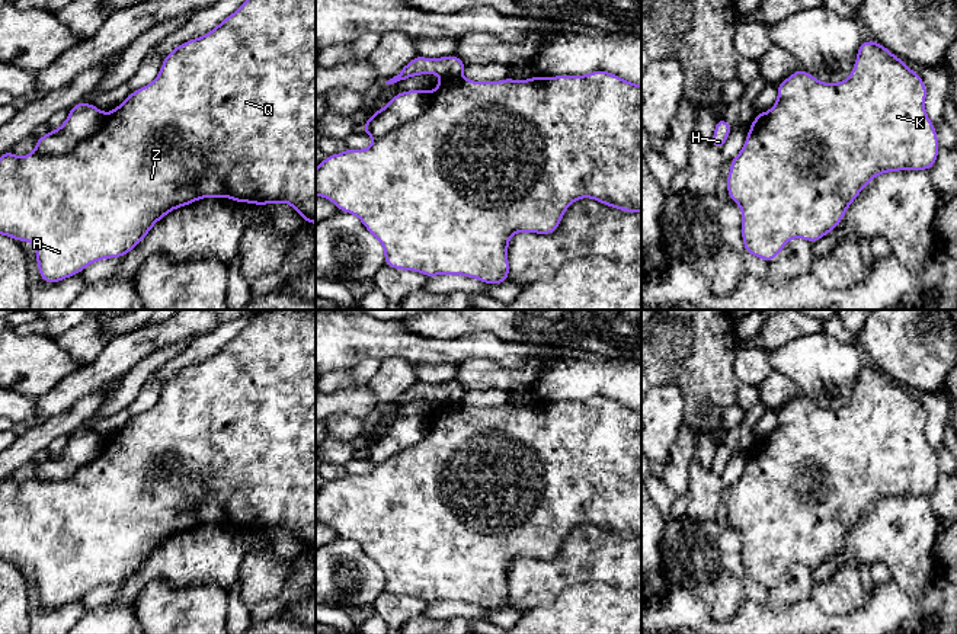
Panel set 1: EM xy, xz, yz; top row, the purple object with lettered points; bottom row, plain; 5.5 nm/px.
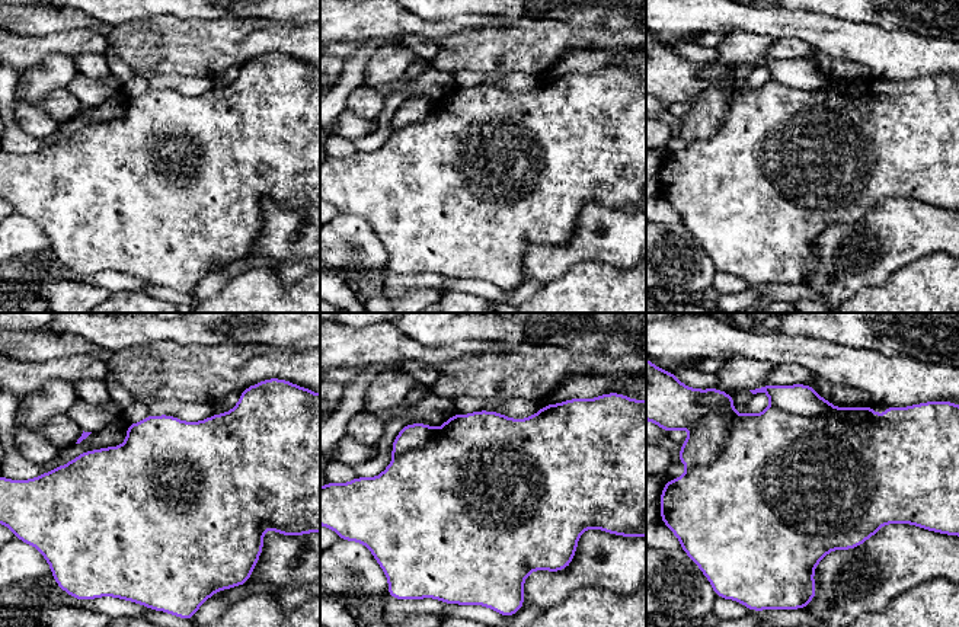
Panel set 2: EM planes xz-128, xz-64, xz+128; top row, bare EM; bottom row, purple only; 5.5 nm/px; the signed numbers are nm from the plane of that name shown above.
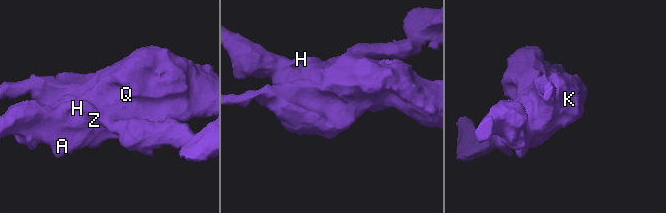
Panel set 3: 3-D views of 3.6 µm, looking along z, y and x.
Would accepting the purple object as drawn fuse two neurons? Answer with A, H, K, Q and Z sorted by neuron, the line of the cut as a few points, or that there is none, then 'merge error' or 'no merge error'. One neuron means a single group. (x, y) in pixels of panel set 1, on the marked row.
A K Q Z / H; cut in xy along (106, 115), (95, 133), (70, 150), (64, 153), (35, 151); merge error

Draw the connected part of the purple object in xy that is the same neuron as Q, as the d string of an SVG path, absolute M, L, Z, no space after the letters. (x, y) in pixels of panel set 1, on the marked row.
M246 0L207 35L173 48L163 60L159 76L131 92L106 116L102 128L65 154L29 153L17 158L13 150L0 156L0 234L35 246L39 278L48 285L79 275L89 265L128 254L153 225L176 208L202 198L225 196L234 202L289 204L307 224L316 224L316 0Z

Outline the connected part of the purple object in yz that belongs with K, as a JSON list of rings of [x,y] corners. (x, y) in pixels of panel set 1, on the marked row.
[[[862,41],[852,74],[841,83],[822,83],[803,68],[777,86],[778,100],[764,113],[762,122],[749,127],[740,153],[730,161],[729,199],[742,208],[742,240],[746,254],[772,262],[785,244],[800,237],[816,243],[833,231],[846,209],[870,180],[900,170],[931,170],[937,163],[940,143],[935,125],[925,111],[926,86],[877,41]]]

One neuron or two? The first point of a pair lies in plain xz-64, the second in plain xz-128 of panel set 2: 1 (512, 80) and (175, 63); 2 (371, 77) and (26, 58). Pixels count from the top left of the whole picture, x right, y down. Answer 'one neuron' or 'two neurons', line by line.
1: two neurons
2: two neurons

